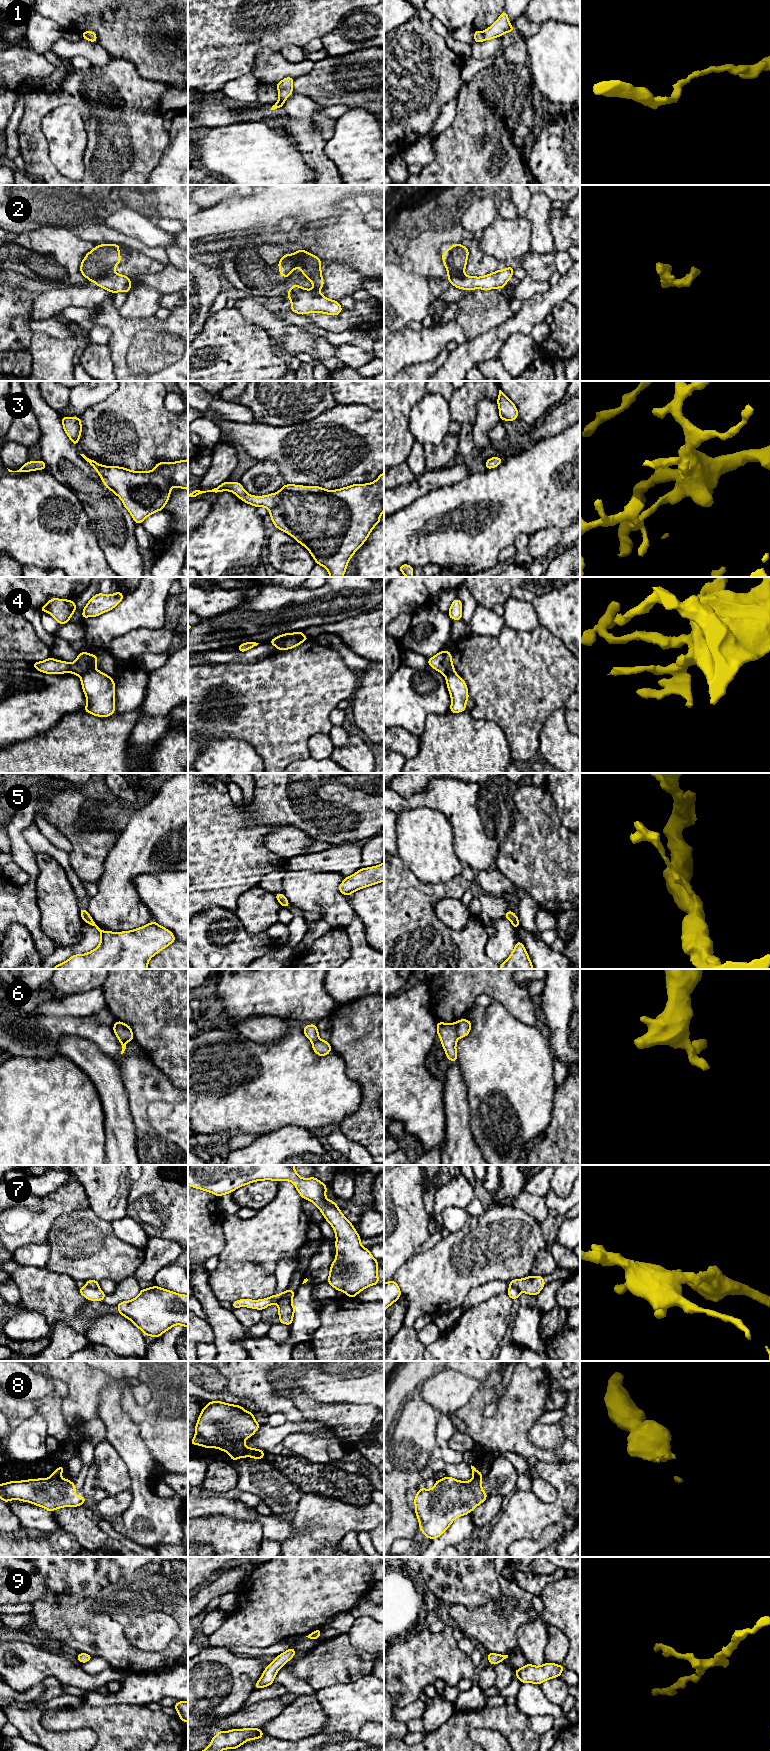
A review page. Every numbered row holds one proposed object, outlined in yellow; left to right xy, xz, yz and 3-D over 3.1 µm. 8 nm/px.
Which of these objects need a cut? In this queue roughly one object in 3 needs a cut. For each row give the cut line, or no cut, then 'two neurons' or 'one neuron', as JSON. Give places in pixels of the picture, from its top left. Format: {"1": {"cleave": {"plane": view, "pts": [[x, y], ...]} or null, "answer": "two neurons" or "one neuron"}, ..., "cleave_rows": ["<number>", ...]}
{"1": {"cleave": null, "answer": "one neuron"}, "2": {"cleave": {"plane": "xy", "pts": [[114, 273], [102, 275], [93, 281]]}, "answer": "two neurons"}, "3": {"cleave": null, "answer": "one neuron"}, "4": {"cleave": {"plane": "xz", "pts": [[293, 633], [285, 638], [277, 648]]}, "answer": "two neurons"}, "5": {"cleave": null, "answer": "one neuron"}, "6": {"cleave": {"plane": "yz", "pts": [[455, 1023], [459, 1037]]}, "answer": "two neurons"}, "7": {"cleave": {"plane": "xz", "pts": [[288, 1289], [288, 1292], [277, 1303]]}, "answer": "two neurons"}, "8": {"cleave": {"plane": "xy", "pts": [[50, 1477], [59, 1478]]}, "answer": "two neurons"}, "9": {"cleave": null, "answer": "one neuron"}, "cleave_rows": ["2", "4", "6", "7", "8"]}

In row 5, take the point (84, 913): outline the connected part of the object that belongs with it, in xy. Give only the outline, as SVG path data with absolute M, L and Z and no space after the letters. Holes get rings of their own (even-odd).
M80 908L80 915L100 932L99 946L52 969L148 969L148 961L176 941L171 931L155 921L131 931L111 932L101 930L88 910Z

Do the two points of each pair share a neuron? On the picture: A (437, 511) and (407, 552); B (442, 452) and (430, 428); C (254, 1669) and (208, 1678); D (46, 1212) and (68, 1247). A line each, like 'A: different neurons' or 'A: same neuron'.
A: same neuron
B: different neurons
C: same neuron
D: different neurons

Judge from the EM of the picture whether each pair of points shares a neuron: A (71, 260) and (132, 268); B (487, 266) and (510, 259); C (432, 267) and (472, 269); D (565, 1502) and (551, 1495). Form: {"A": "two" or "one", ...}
{"A": "one", "B": "two", "C": "two", "D": "two"}

